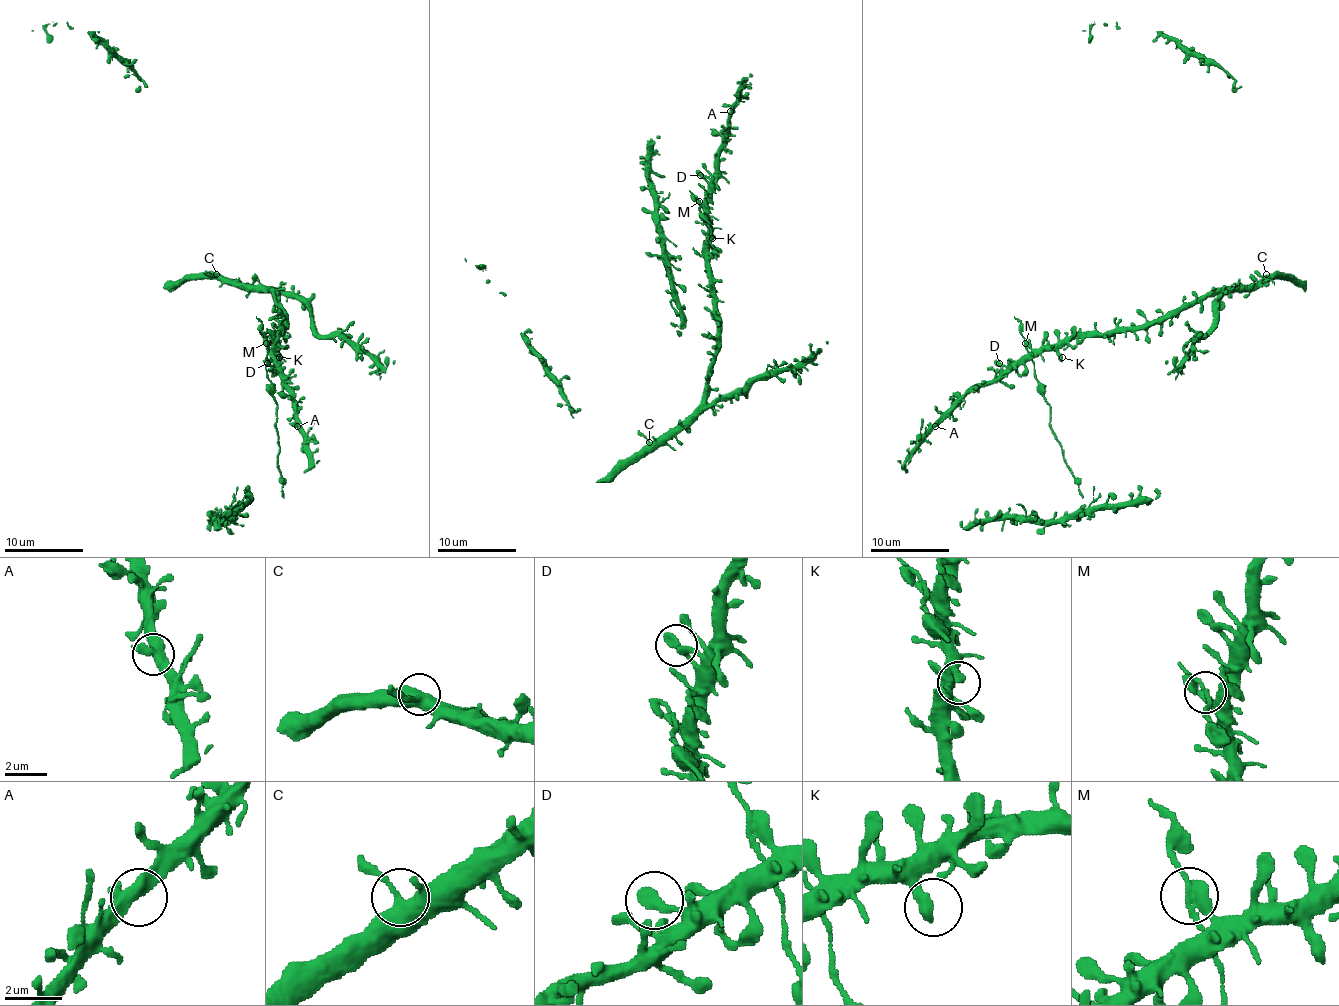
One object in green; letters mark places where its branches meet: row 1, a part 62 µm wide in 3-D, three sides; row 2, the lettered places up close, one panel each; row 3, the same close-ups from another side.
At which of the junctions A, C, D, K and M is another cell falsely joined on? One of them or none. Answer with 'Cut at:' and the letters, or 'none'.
Cut at: none

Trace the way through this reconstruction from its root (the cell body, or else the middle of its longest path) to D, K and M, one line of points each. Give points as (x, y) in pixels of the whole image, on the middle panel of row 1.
D: (708, 372), (716, 351), (716, 307), (708, 279), (708, 183), (700, 175)
K: (708, 372), (716, 351), (716, 307), (708, 279), (708, 236), (710, 234), (712, 238)
M: (708, 372), (716, 351), (716, 307), (708, 279), (708, 220), (698, 200)

